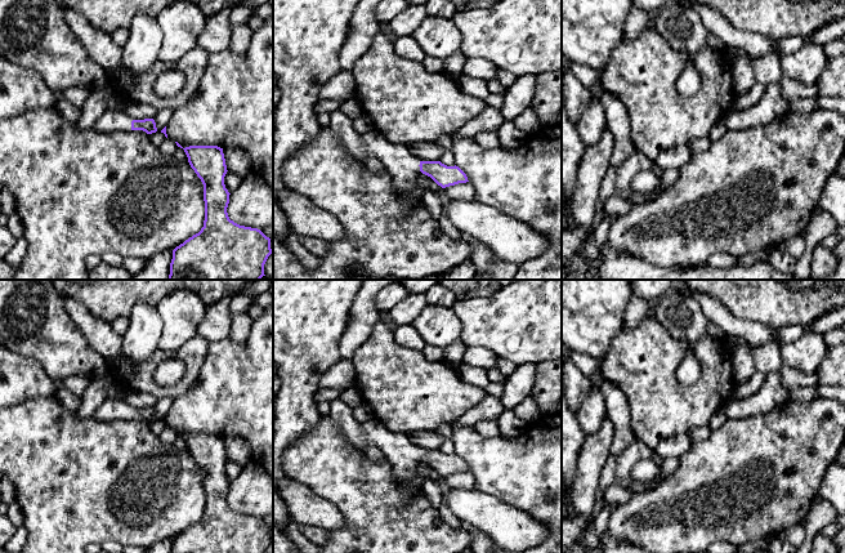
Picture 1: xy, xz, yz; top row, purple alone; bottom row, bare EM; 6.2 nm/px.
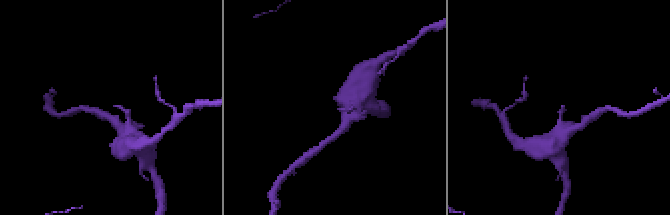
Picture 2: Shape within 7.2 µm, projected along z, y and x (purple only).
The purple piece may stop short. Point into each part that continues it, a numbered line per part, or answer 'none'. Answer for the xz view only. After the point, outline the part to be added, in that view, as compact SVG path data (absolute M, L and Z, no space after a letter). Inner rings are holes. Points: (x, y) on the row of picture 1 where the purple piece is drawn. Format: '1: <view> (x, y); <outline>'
1: xz (397, 159); M343 111L330 113L328 126L339 137L343 150L365 164L368 157L377 159L393 178L397 192L404 197L422 197L428 191L419 184L420 159L411 155L407 146L385 139L376 130L359 134L353 128L352 119Z

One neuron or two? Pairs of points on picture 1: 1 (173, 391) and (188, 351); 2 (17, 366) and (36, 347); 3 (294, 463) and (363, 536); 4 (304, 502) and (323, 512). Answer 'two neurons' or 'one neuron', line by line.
1: one neuron
2: two neurons
3: one neuron
4: one neuron

